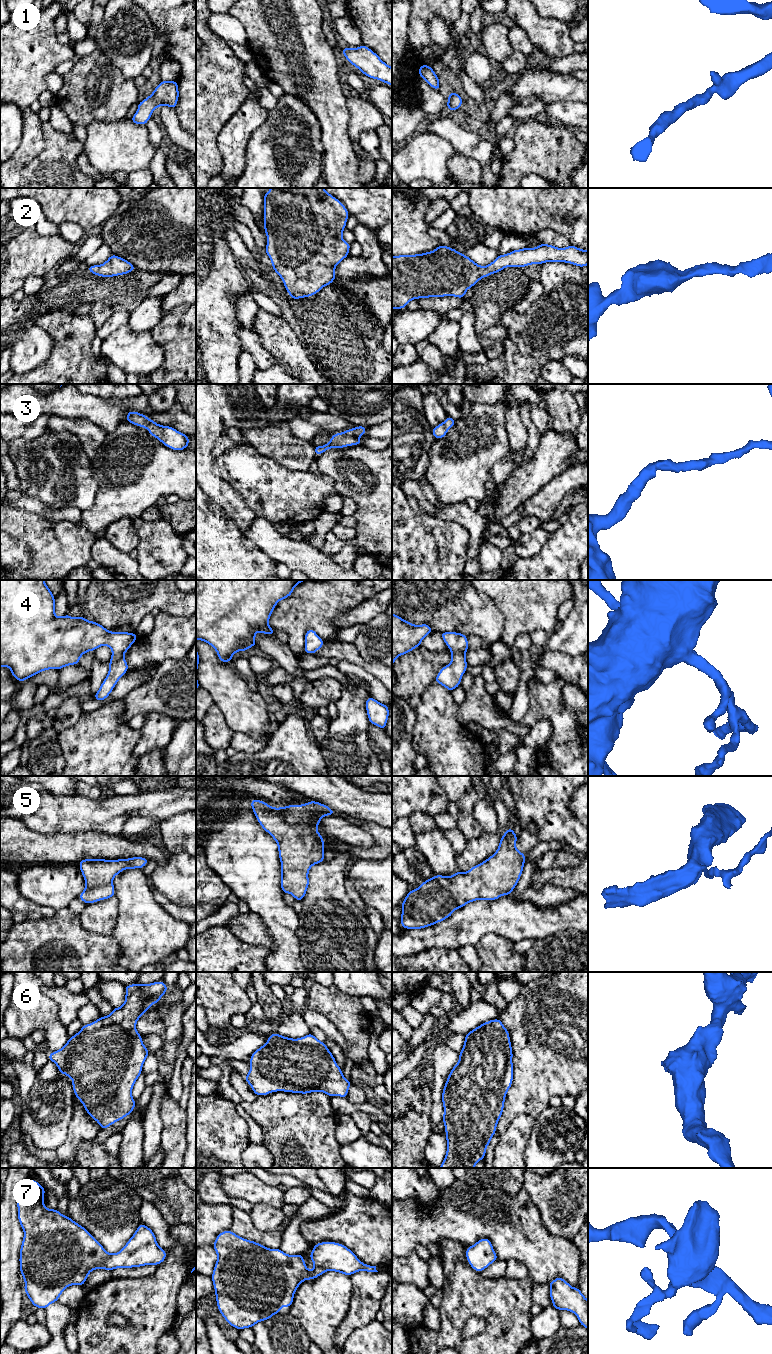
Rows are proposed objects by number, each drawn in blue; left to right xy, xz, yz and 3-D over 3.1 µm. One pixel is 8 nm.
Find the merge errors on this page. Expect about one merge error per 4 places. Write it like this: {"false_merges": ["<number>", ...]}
{"false_merges": []}

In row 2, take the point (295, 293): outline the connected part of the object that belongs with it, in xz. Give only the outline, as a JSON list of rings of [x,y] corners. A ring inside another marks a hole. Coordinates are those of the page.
[[[271,188],[264,193],[264,231],[267,235],[264,252],[291,299],[313,296],[336,279],[335,267],[349,256],[351,244],[345,242],[342,235],[349,214],[347,208],[324,188]]]

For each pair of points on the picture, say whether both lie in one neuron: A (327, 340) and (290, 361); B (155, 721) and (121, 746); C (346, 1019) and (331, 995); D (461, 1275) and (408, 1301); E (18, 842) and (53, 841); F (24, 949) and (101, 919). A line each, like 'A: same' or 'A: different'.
A: different
B: different
C: same
D: different
E: same
F: different

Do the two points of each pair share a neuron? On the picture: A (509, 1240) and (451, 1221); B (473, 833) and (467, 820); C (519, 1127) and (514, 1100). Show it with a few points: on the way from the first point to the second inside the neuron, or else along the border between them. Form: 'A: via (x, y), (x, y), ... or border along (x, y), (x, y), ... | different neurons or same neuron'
A: via (495, 1226), (487, 1221), (465, 1221) | same neuron
B: via (472, 830), (467, 823) | same neuron
C: border along (534, 1118), (526, 1114), (518, 1114), (502, 1133) | different neurons

